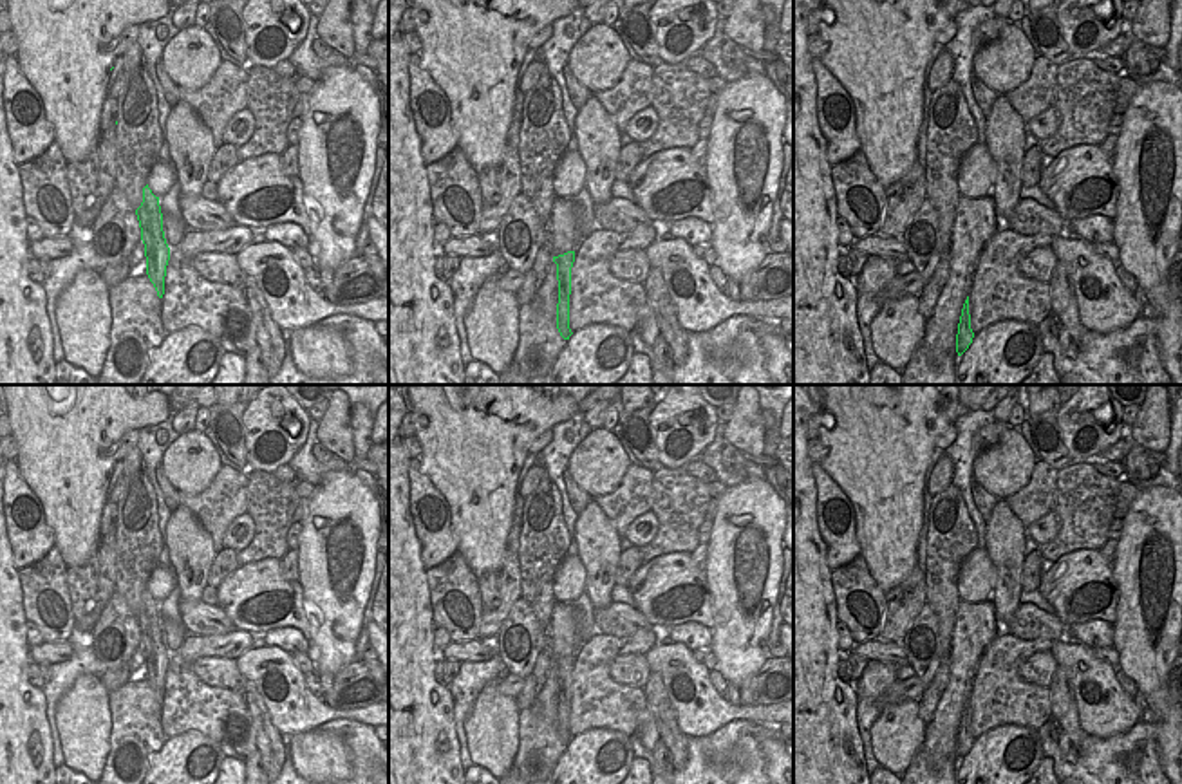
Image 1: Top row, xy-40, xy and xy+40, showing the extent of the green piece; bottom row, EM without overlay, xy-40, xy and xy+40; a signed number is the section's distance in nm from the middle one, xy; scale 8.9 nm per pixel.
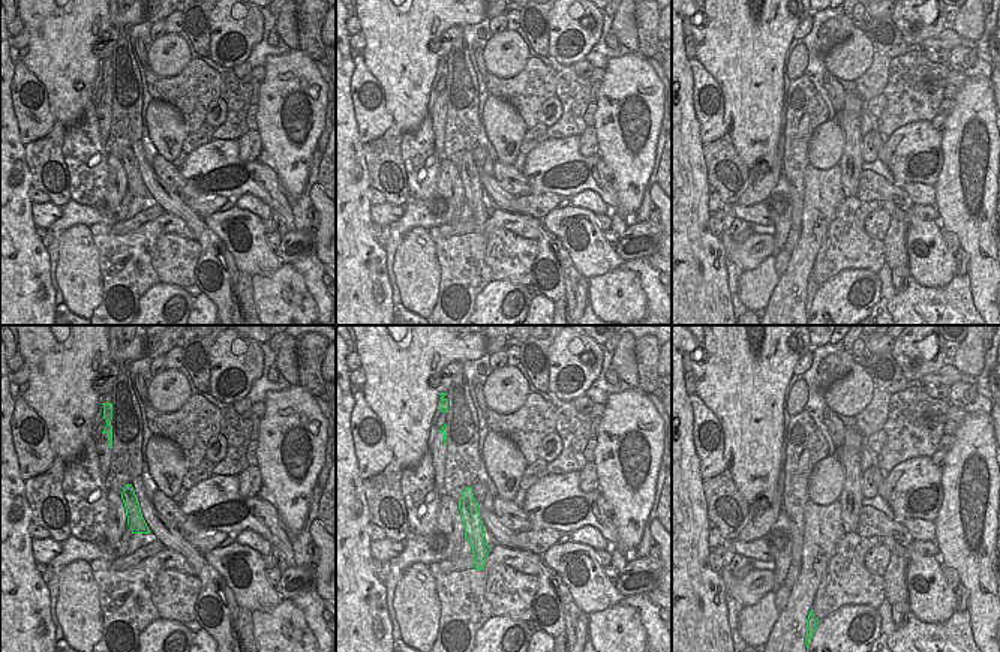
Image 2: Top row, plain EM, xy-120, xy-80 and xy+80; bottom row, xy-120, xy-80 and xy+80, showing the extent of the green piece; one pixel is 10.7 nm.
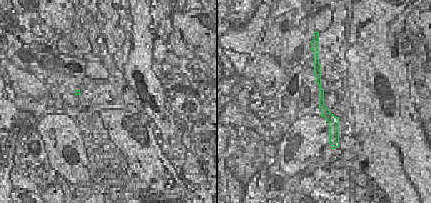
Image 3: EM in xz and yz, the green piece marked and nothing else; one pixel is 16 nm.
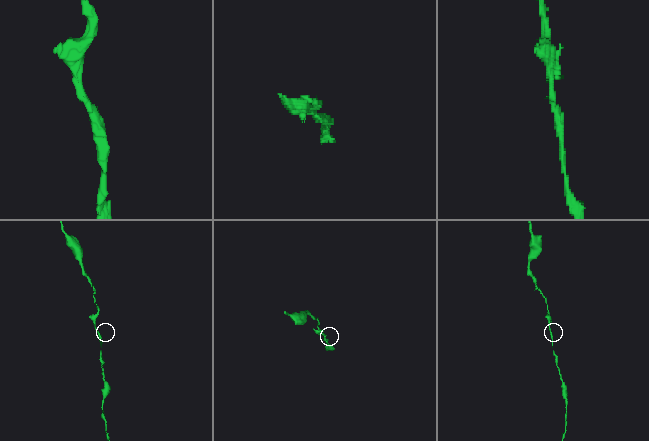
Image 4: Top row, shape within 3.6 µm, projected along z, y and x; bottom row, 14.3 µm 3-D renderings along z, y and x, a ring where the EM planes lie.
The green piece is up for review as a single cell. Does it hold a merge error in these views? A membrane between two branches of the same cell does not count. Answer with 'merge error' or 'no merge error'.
no merge error

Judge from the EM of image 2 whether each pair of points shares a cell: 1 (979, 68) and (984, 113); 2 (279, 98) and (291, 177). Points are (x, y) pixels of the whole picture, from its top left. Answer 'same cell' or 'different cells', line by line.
1: different cells
2: same cell

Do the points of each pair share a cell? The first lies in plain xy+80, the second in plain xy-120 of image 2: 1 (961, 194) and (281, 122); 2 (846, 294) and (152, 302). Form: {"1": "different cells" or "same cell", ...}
{"1": "same cell", "2": "same cell"}

